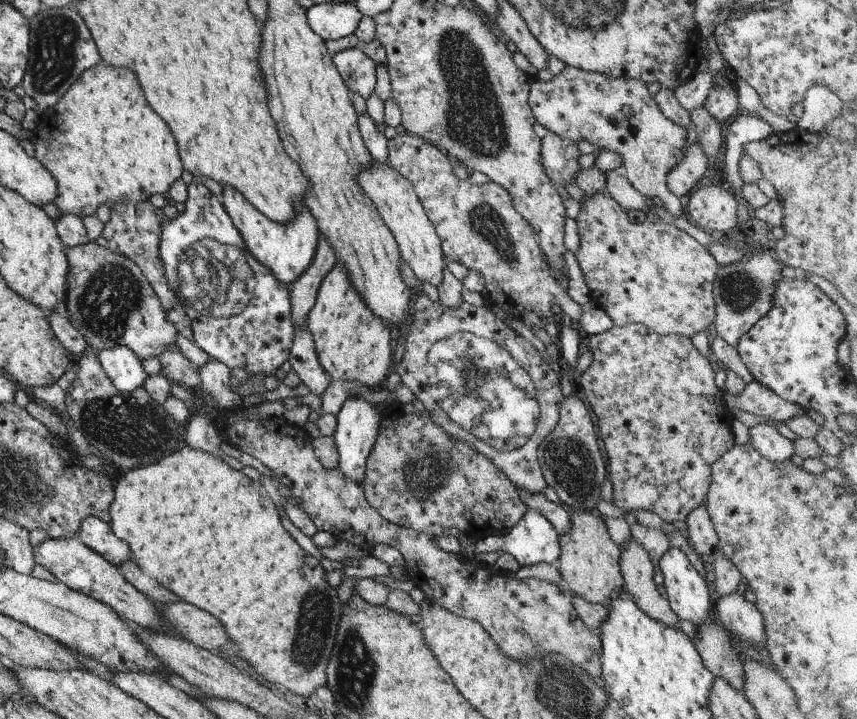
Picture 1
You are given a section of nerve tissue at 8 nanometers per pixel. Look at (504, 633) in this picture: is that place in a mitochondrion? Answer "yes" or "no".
no

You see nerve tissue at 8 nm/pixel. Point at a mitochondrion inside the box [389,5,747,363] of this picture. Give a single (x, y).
(474, 121)

